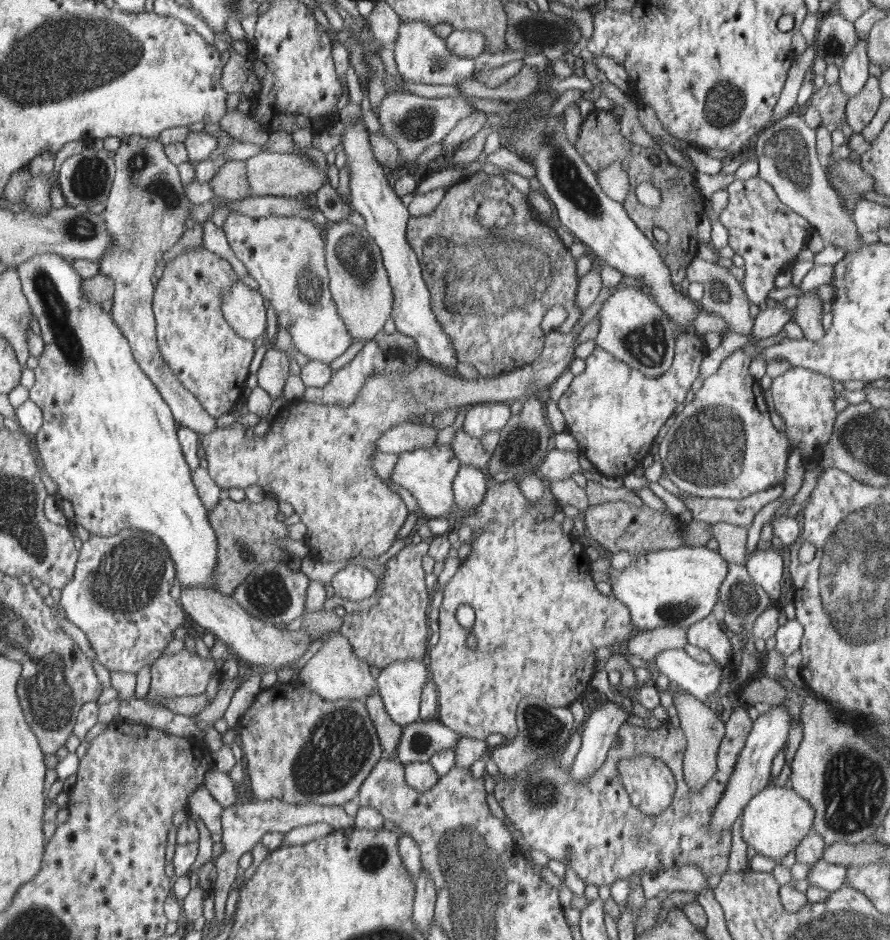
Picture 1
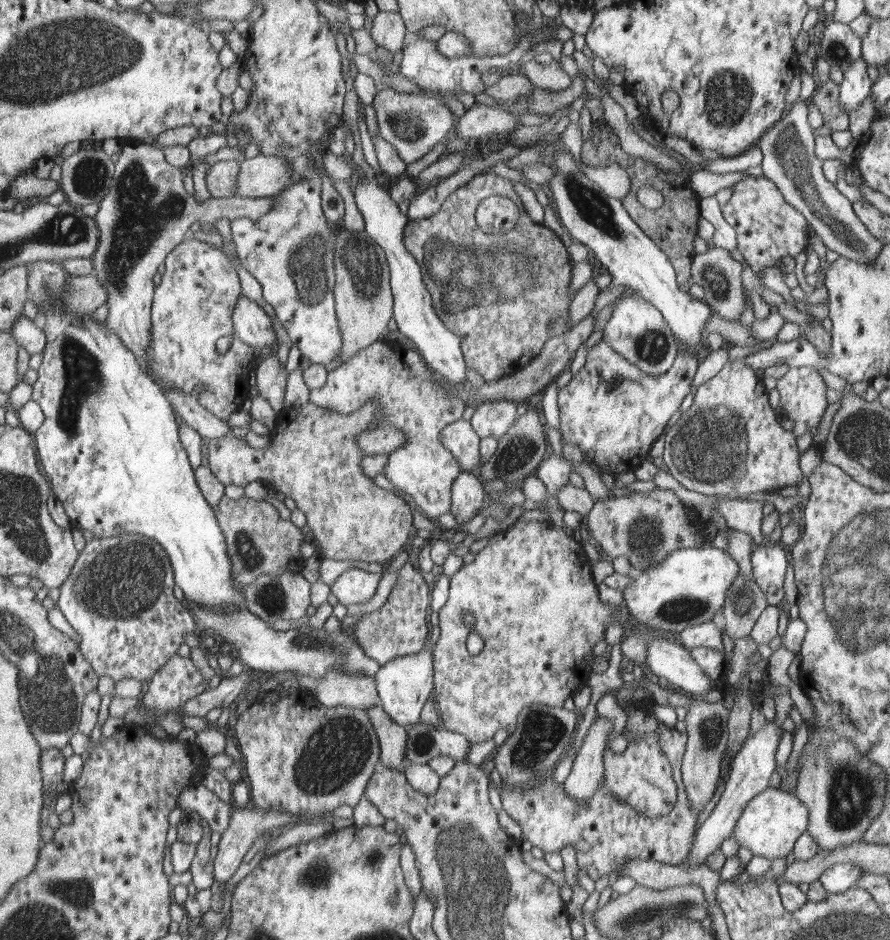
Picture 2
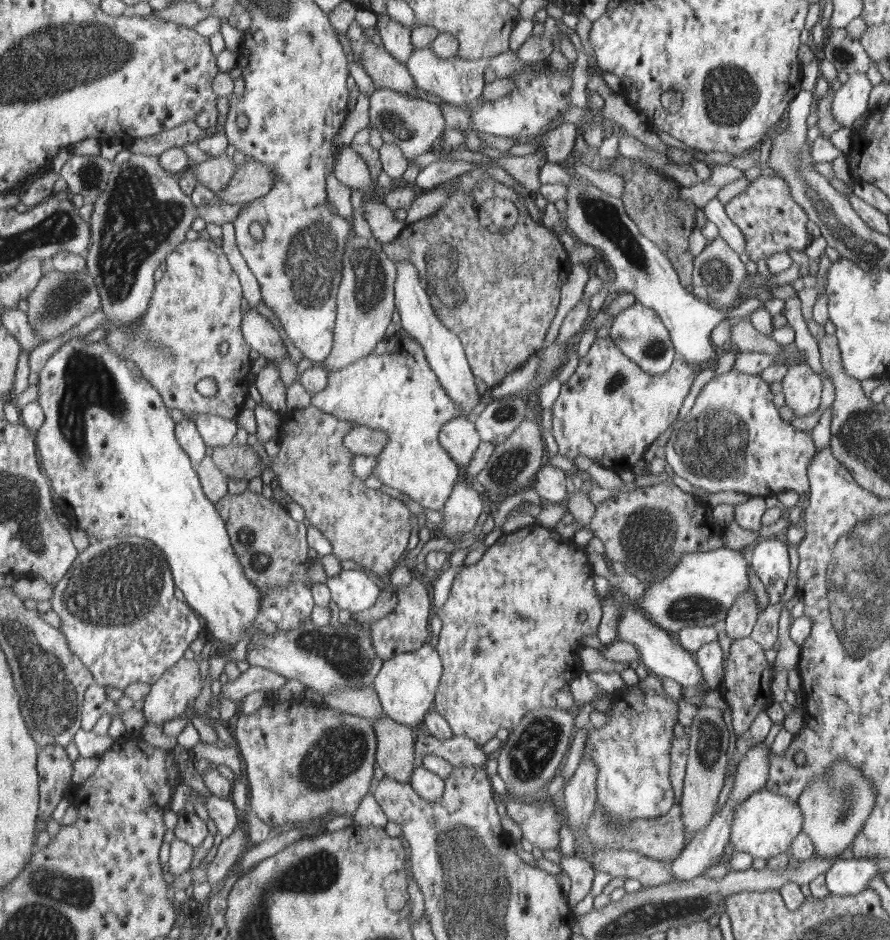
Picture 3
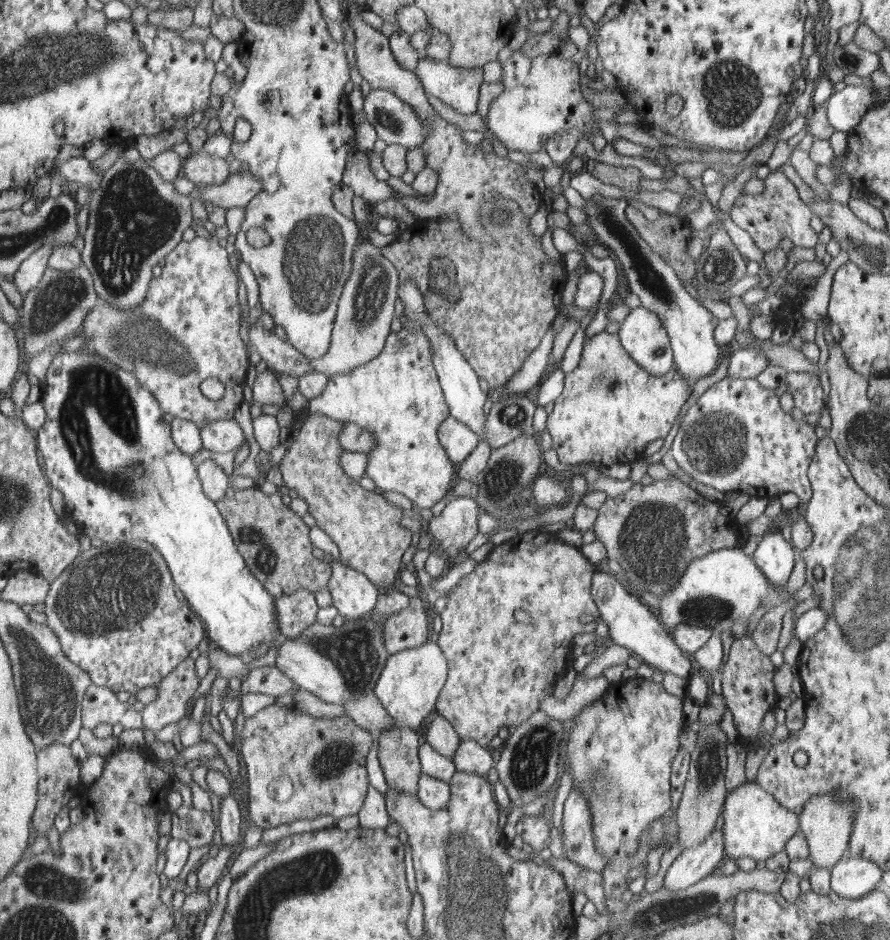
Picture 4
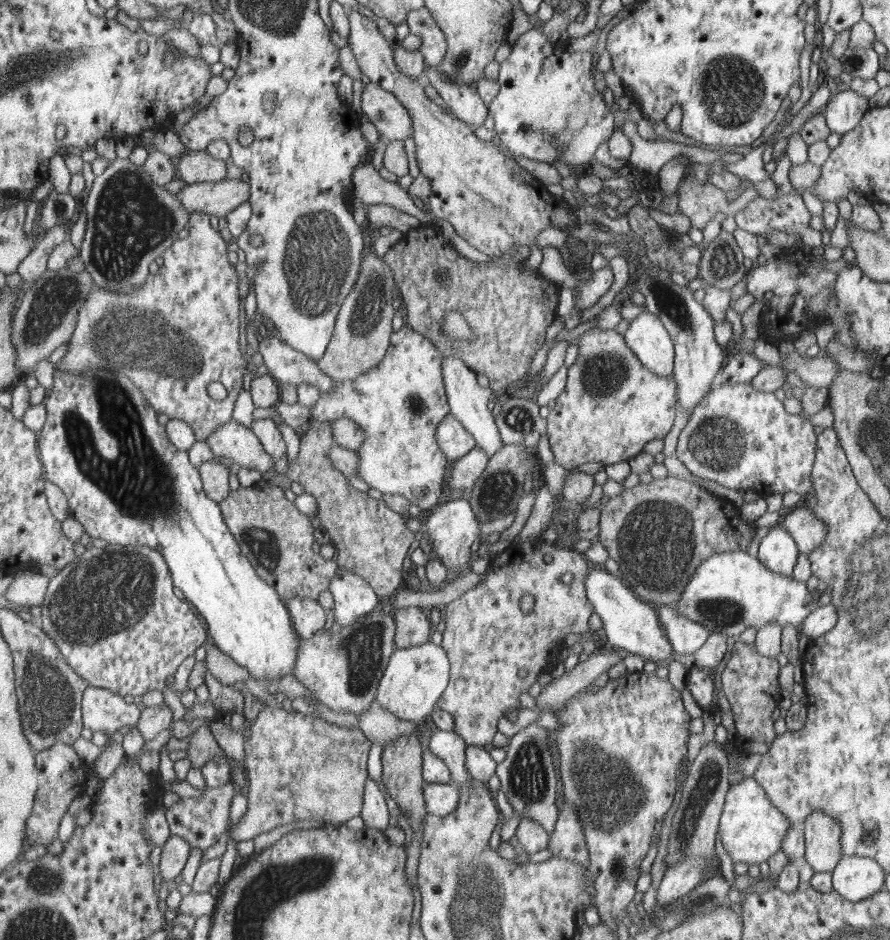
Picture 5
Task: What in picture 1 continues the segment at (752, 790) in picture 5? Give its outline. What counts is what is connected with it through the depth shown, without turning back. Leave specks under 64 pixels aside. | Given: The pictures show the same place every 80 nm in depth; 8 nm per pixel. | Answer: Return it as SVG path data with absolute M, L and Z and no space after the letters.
M767 786L762 792L752 797L743 809L741 834L747 846L752 846L756 853L778 861L796 850L800 841L812 832L814 809L790 787Z

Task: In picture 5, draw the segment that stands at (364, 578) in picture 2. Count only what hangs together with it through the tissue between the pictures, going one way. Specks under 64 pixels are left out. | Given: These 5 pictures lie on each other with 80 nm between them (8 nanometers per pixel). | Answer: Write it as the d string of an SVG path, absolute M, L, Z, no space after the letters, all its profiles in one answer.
M340 569L329 592L334 600L334 623L344 628L373 613L379 596L368 580Z

